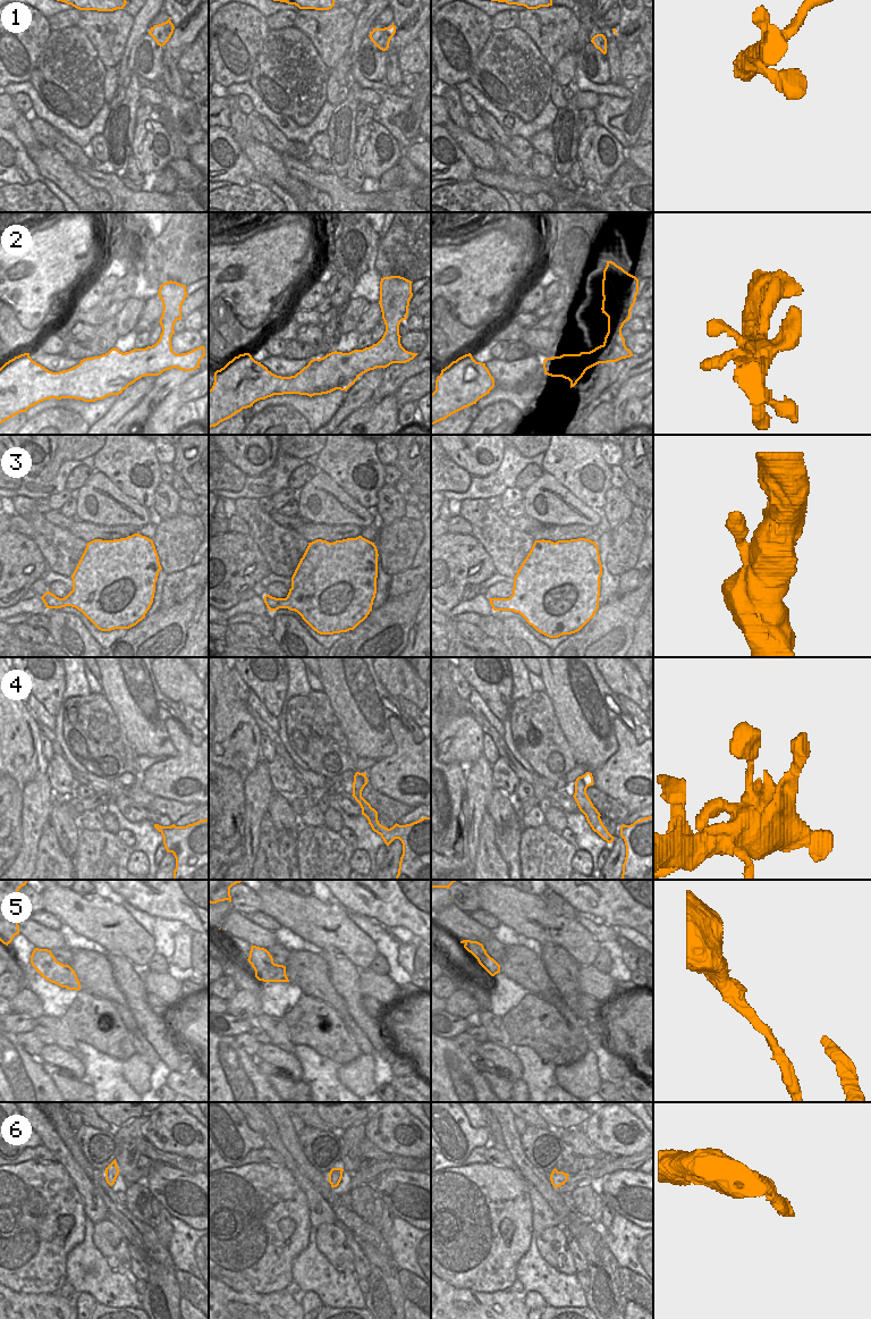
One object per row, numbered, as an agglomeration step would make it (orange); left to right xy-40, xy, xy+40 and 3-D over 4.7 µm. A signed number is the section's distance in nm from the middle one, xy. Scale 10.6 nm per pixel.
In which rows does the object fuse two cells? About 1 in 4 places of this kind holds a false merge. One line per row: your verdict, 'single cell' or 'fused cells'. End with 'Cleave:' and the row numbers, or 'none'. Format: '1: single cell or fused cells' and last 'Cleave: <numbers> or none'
1: single cell
2: single cell
3: single cell
4: single cell
5: fused cells
6: fused cells
Cleave: 5, 6

